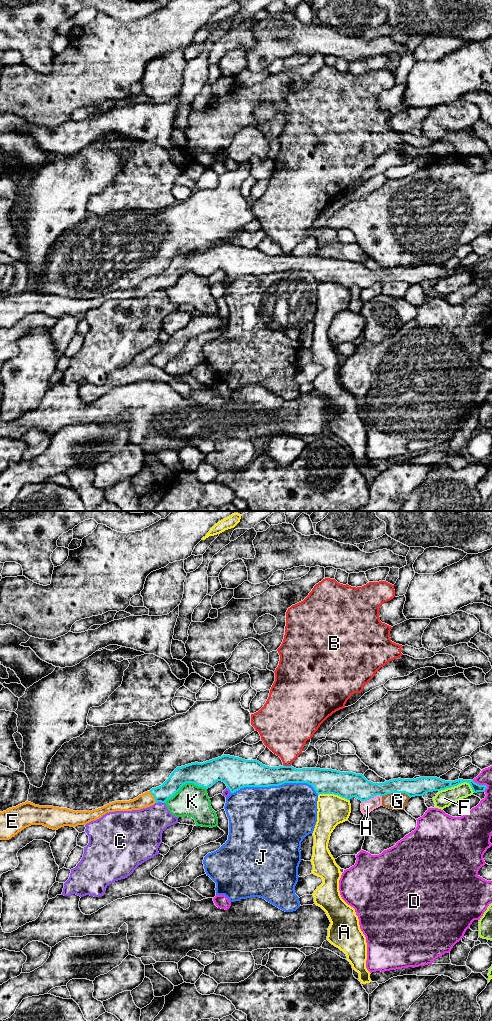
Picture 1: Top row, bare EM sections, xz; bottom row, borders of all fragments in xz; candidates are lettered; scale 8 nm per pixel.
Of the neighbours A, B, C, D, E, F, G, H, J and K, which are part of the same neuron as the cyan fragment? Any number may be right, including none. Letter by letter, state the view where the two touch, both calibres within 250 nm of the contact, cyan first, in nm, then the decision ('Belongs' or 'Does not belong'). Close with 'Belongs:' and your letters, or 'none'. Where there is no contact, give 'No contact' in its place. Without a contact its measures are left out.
A: Touches cyan in xz. Thickness 220 nm (cyan) against 240 nm. Does not belong
B: Touches cyan in xz. Thickness 190 nm (cyan) against 340 nm. Does not belong
C: Touches cyan in xz. Thickness 140 nm (cyan) against 300 nm. Does not belong
D: Touches cyan in xz. Thickness 70 nm (cyan) against 180 nm. Does not belong
E: Touches cyan in xz. Thickness 140 nm (cyan) against 120 nm. Belongs
F: Touches cyan in xz. Thickness 130 nm (cyan) against 140 nm. Does not belong
G: Touches cyan in xz. Thickness 160 nm (cyan) against 140 nm. Does not belong
H: Touches cyan in xz. Thickness 220 nm (cyan) against 100 nm. Does not belong
J: Touches cyan in xz. Thickness 220 nm (cyan) against 500 nm. Does not belong
K: Touches cyan in xz. Thickness 200 nm (cyan) against 260 nm. Does not belong
Belongs: E

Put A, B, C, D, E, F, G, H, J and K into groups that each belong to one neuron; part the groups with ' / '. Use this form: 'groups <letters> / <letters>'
groups A / B / C / D / E / F / G / H / J / K

